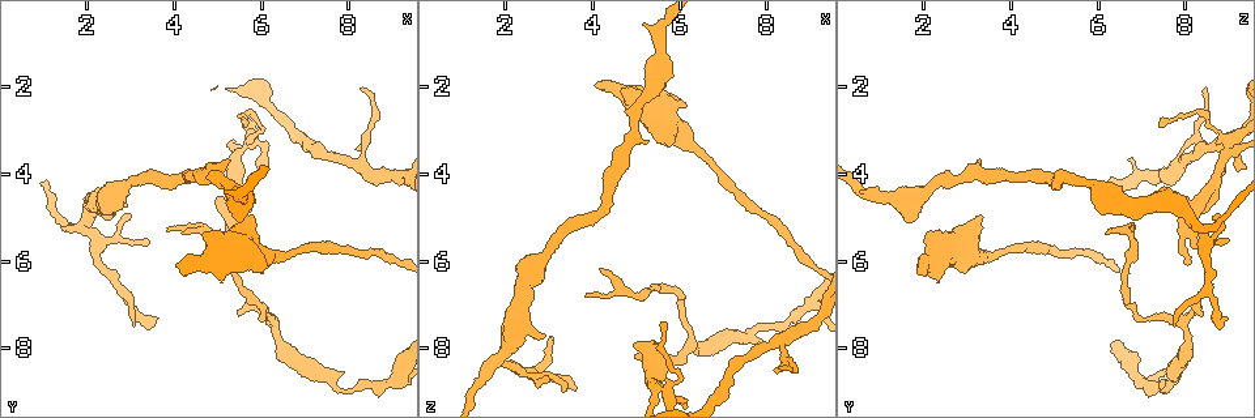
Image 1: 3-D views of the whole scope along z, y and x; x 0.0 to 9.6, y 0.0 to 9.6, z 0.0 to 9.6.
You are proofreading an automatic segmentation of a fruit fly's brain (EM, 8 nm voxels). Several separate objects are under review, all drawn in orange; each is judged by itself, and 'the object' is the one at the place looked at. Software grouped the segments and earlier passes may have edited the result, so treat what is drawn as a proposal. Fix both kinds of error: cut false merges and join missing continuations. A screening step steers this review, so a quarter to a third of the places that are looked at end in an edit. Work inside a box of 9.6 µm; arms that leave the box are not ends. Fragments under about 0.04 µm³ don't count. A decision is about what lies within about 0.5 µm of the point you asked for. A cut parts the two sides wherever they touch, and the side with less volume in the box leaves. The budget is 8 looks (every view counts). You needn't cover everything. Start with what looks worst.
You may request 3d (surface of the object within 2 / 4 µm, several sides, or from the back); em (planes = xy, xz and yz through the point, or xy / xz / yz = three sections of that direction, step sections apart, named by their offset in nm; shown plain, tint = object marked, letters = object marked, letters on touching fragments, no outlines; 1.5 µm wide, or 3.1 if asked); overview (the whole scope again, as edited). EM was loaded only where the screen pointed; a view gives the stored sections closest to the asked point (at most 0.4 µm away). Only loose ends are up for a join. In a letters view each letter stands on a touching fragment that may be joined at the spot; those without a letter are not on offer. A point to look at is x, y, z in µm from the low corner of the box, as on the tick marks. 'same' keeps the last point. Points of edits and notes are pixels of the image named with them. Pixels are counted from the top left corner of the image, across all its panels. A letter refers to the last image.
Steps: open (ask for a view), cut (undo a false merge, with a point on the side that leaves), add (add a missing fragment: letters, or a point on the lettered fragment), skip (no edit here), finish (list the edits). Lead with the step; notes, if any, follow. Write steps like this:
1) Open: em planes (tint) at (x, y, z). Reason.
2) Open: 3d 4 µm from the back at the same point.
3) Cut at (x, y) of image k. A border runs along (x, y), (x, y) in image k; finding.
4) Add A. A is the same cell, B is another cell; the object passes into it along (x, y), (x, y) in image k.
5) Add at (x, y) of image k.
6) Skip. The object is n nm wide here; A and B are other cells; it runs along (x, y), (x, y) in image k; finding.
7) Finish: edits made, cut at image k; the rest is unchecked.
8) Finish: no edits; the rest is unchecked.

Open: 3d 2 µm at (4.05, 6.15, 1.95). Stops while still wide.

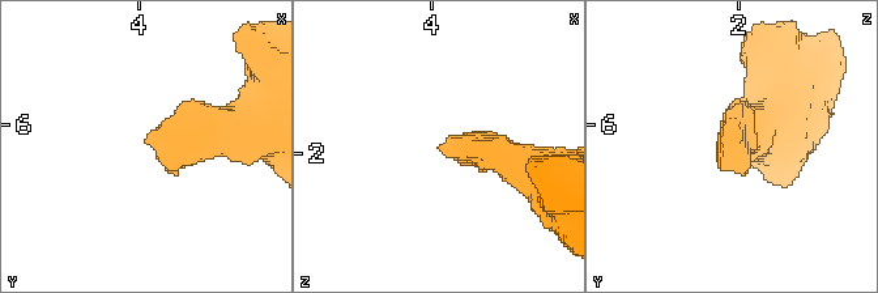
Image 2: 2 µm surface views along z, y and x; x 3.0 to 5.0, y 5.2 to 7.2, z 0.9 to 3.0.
Open: em xz step 4 (tint) at (4.04, 6.10, 1.96).

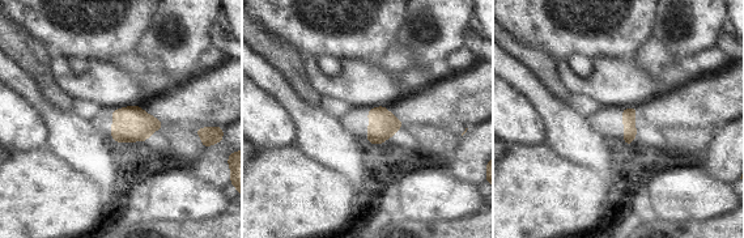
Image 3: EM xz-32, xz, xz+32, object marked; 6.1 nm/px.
Open: em planes (letters) at the same point.

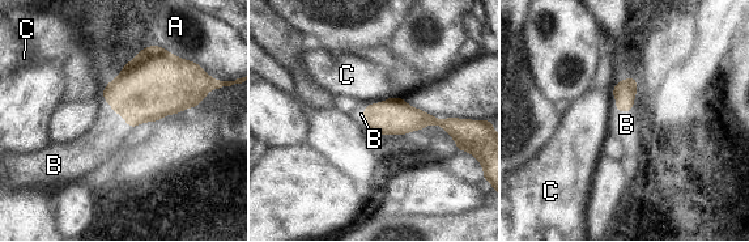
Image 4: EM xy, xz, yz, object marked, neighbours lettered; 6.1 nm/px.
Add B. B is the same cell, A and C are other cells; the object passes into it along (150, 86), (122, 115), (99, 143) in image 4; the cell continues.

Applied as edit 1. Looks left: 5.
Open: 3d 4 µm at (3.15, 7.45, 7.75). Free end.

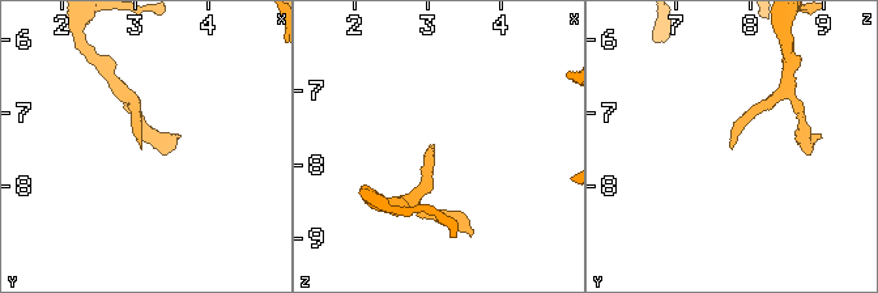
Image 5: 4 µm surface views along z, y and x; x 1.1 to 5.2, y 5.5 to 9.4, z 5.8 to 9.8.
Open: em planes (letters) at (3.05, 7.50, 7.75). Shape alone is not enough.

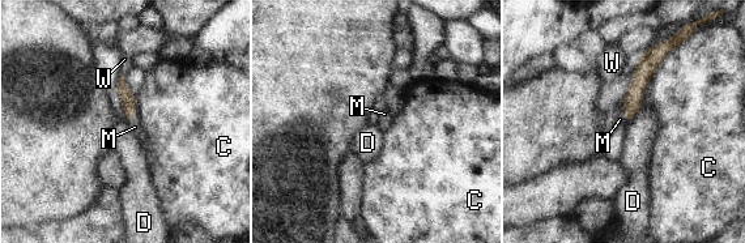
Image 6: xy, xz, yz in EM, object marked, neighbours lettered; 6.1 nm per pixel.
Add M. M is the same cell, C, D and W are other cells; the object passes into it along (124, 93), (132, 115), (135, 127) in image 6; the cell continues.

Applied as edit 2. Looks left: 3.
Open: em yz step 8 (letters) at (5.50, 7.30, 8.35). Branch stops here.

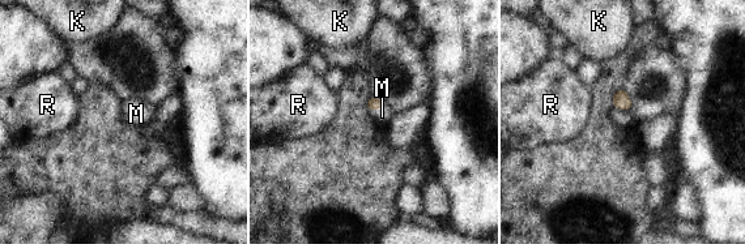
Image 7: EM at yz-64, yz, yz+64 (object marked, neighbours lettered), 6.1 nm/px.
Open: em planes (letters) at the same point.

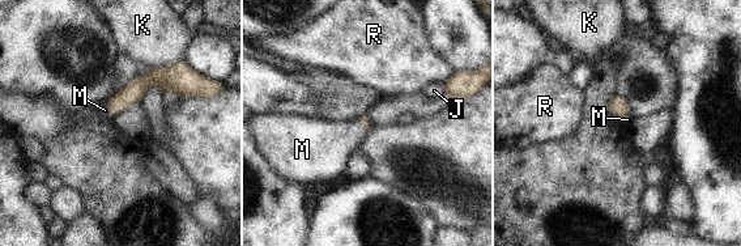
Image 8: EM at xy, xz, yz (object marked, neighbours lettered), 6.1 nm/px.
Add M. M is the same cell, J, K and R are other cells; it goes on there.

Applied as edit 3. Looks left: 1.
Finish: edits made, add at image 4, add at image 6, add at image 8; the rest is unchecked.

